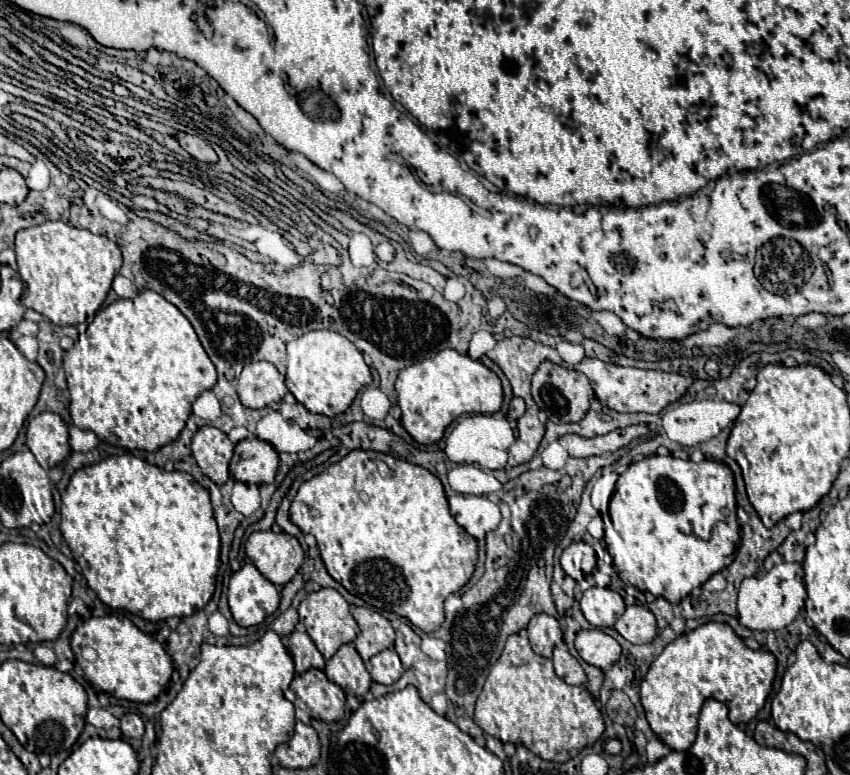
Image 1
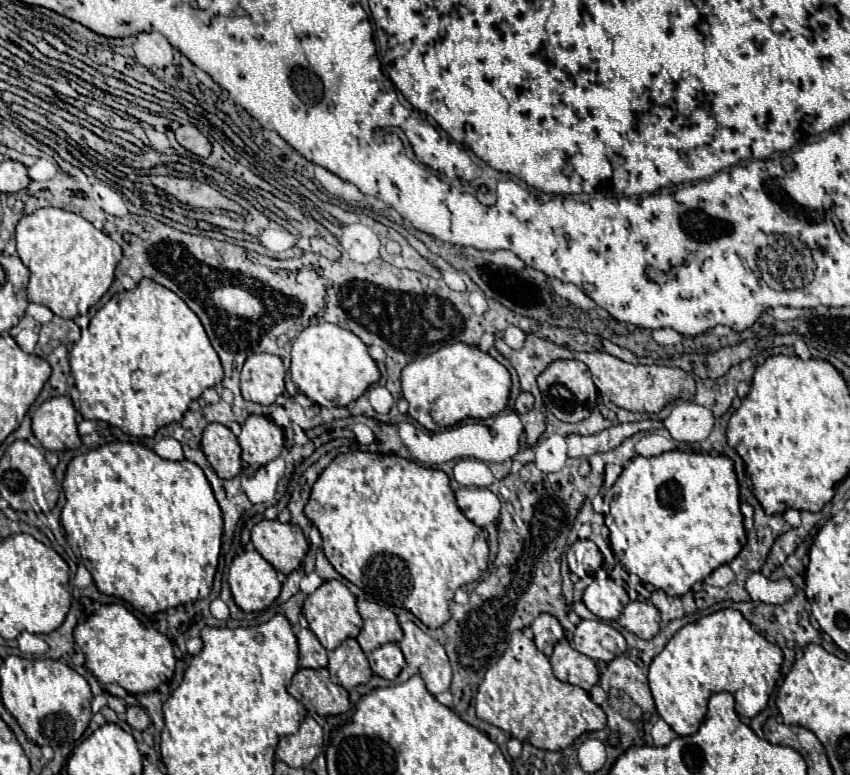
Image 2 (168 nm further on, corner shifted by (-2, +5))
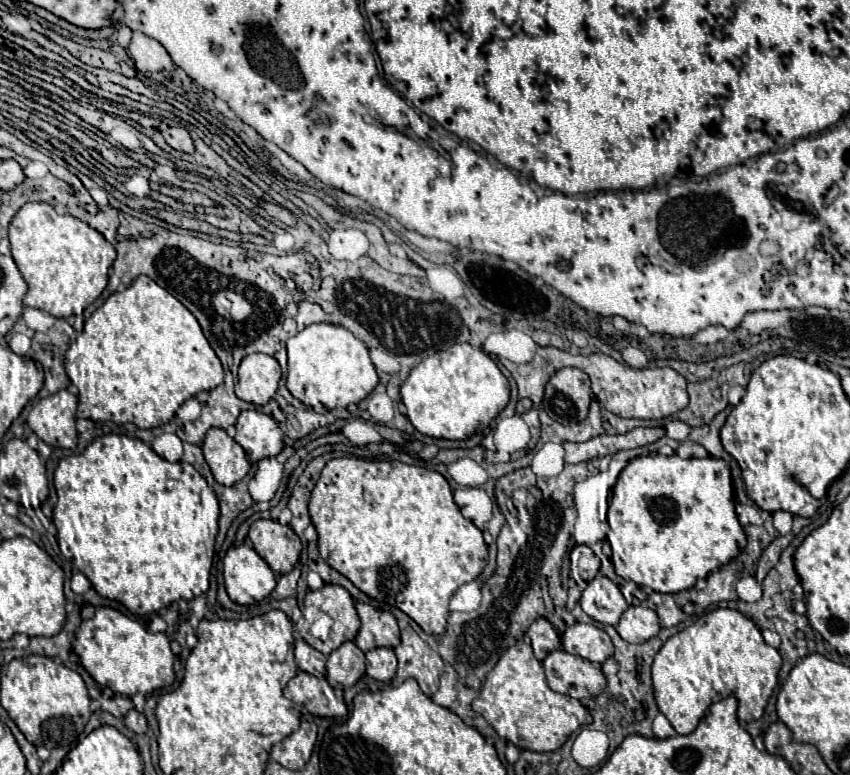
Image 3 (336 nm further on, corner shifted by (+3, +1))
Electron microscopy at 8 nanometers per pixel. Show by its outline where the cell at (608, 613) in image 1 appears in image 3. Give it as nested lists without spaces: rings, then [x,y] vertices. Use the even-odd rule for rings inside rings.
[[[602,574],[588,582],[586,590],[582,592],[580,606],[592,620],[610,626],[616,626],[620,614],[628,608],[620,588]]]

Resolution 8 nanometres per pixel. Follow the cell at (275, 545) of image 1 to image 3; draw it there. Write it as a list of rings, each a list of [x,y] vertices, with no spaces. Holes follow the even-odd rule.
[[[256,520],[250,526],[248,538],[252,540],[254,550],[278,574],[290,572],[300,558],[300,538],[290,526],[282,526],[276,520]]]

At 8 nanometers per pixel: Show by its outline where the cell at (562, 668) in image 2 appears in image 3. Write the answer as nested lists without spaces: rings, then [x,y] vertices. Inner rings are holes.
[[[562,648],[548,654],[548,658],[544,660],[544,672],[548,686],[554,692],[568,694],[576,700],[596,698],[606,686],[606,680],[598,666]]]

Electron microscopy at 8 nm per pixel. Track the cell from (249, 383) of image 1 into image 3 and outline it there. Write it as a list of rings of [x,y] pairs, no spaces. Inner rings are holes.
[[[250,354],[240,362],[236,396],[254,406],[264,406],[274,398],[280,378],[282,370],[276,358],[266,354]]]

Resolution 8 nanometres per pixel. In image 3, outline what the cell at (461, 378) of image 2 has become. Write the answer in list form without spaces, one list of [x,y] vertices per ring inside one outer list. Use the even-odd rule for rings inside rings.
[[[454,344],[448,350],[436,352],[426,360],[422,360],[418,366],[410,370],[410,376],[402,384],[400,394],[406,406],[406,416],[418,432],[432,438],[448,438],[448,440],[464,440],[474,432],[482,430],[506,408],[510,400],[510,388],[506,376],[500,372],[496,362],[484,350],[474,348],[470,344]]]

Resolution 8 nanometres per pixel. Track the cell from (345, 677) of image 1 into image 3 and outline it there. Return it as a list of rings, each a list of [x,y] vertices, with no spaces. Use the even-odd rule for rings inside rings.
[[[344,642],[326,660],[328,682],[332,688],[346,690],[354,686],[366,672],[364,652],[354,642]]]

